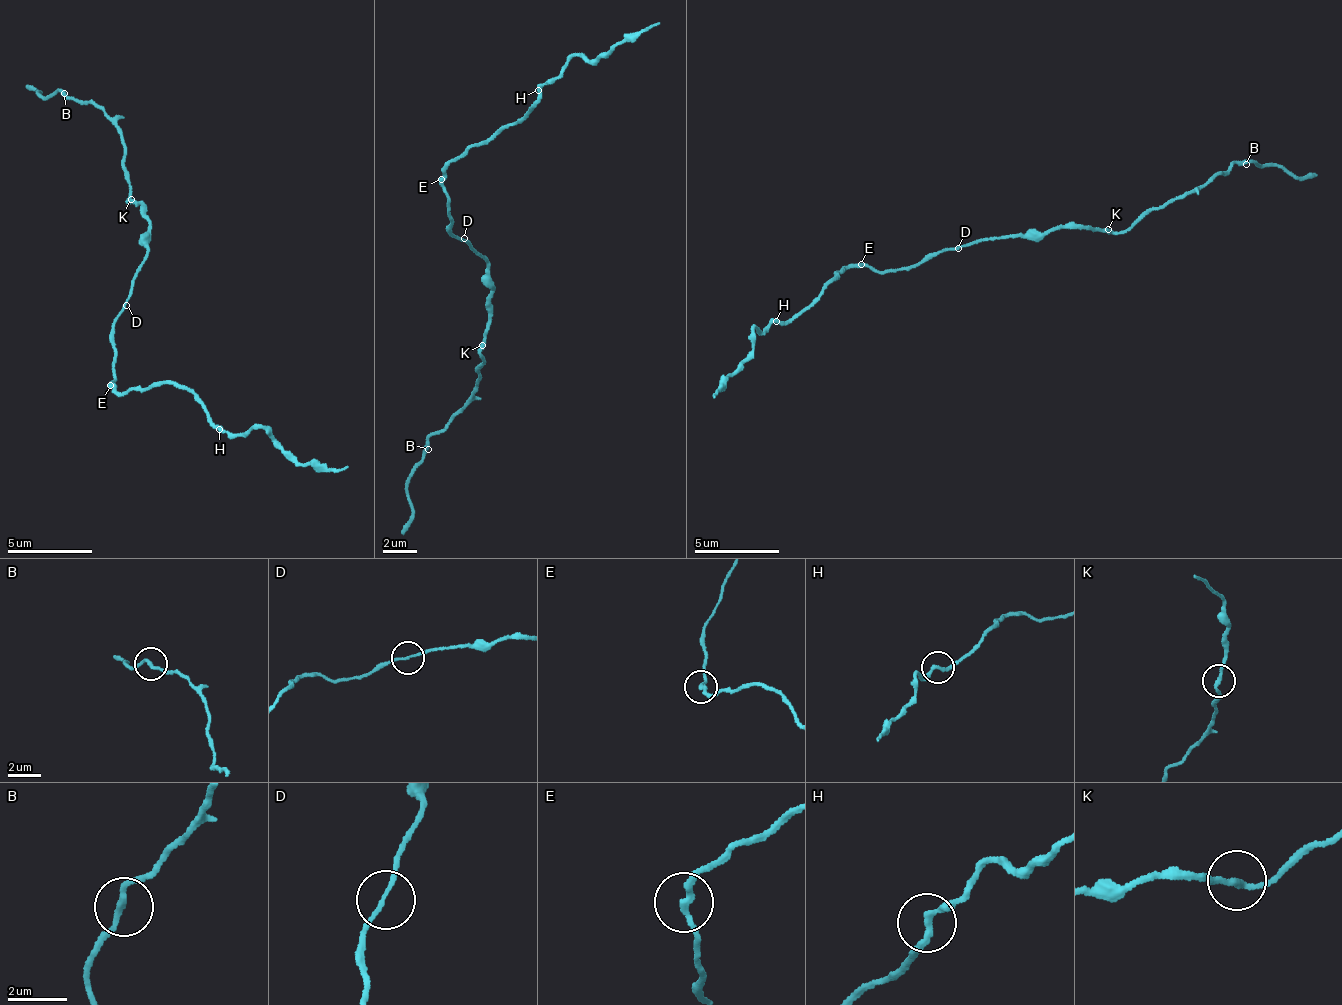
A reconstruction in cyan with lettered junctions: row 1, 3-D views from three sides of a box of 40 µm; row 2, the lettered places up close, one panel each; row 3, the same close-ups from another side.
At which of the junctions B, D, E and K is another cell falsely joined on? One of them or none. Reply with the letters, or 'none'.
E

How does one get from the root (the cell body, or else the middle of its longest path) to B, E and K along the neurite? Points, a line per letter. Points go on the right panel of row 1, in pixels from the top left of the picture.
B: (962, 247), (1062, 226), (1125, 232), (1154, 209), (1200, 191), (1233, 163), (1246, 164)
E: (962, 247), (926, 254), (914, 265), (884, 268), (879, 272), (871, 272), (862, 264)
K: (962, 247), (1007, 234), (1041, 232), (1062, 226), (1088, 225), (1108, 229)

